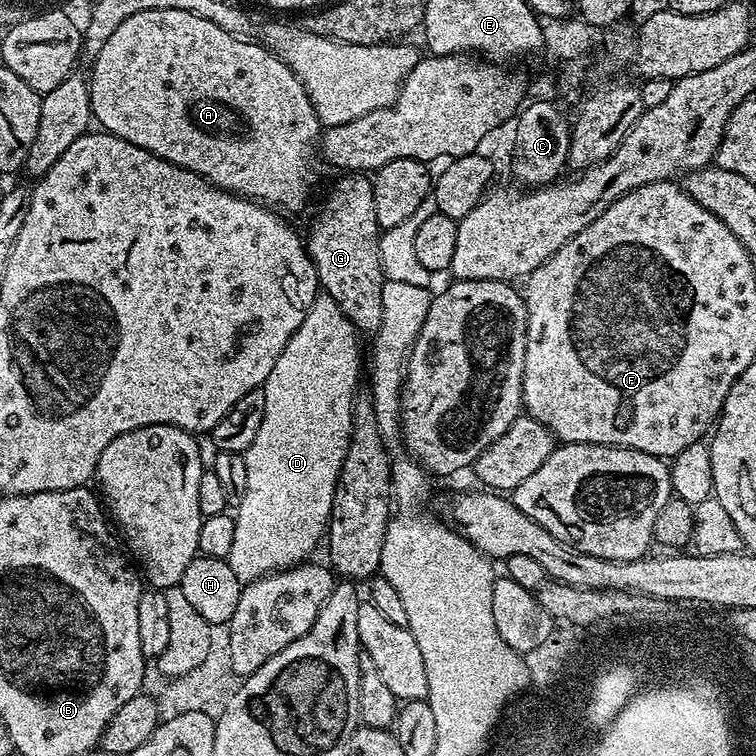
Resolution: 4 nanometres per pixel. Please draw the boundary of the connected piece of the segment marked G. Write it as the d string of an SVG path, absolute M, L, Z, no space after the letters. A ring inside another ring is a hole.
M340 174L332 184L316 221L312 224L312 237L306 247L312 257L320 287L334 298L348 318L352 312L382 312L384 274L379 260L382 229L378 214L374 214L372 180L364 174Z

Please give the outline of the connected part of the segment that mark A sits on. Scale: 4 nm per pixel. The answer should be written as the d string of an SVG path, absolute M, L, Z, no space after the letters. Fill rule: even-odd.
M142 10L126 18L126 22L122 22L122 26L118 26L118 30L110 34L106 46L102 46L102 54L98 54L95 60L91 61L92 76L90 75L88 93L92 103L92 114L95 123L111 136L122 138L166 162L178 165L179 168L197 172L210 183L225 188L227 192L275 206L285 213L296 212L307 202L308 191L312 188L312 159L318 156L322 125L302 82L293 74L290 66L283 64L263 43L248 43L252 42L245 42L241 37L226 34L226 30L214 26L214 22L206 22L206 18L198 18L198 14L190 14L186 10Z

